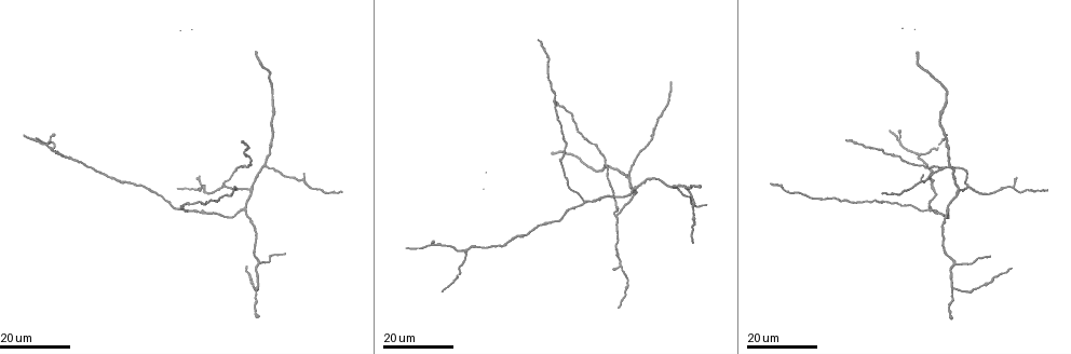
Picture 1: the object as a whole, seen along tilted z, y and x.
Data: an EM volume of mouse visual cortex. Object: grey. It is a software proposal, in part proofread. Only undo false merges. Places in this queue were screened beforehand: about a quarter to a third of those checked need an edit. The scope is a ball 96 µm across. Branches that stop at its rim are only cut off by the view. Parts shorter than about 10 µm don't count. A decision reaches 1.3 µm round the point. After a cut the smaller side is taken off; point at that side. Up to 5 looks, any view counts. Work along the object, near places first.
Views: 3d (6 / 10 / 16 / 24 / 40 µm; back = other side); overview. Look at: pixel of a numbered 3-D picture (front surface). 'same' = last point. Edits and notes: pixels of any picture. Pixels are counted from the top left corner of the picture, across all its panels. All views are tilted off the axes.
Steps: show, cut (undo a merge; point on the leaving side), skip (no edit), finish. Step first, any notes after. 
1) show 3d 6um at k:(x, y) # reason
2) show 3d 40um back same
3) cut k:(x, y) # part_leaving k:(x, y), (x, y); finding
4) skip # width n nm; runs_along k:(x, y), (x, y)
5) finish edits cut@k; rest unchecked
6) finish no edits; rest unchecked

show 3d 16um at 1:(948, 205) # thick turns thin

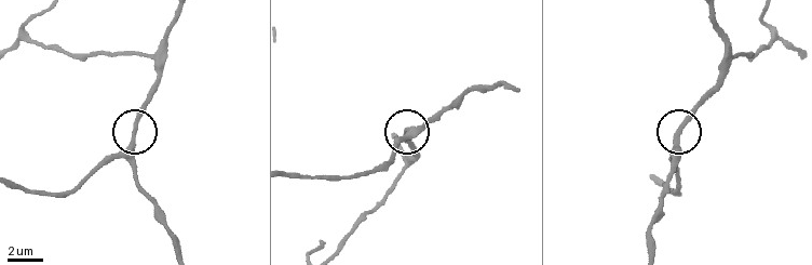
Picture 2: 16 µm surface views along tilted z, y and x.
show 3d 10um at 2:(680, 134)

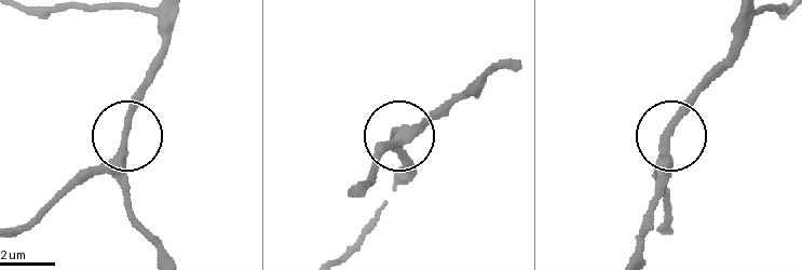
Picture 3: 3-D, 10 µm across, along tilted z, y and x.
skip # runs_along 3:(97, 165), (118, 147), (155, 71); all the same neuron

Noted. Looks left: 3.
show 3d 16um at 1:(250, 188) # three-way junction

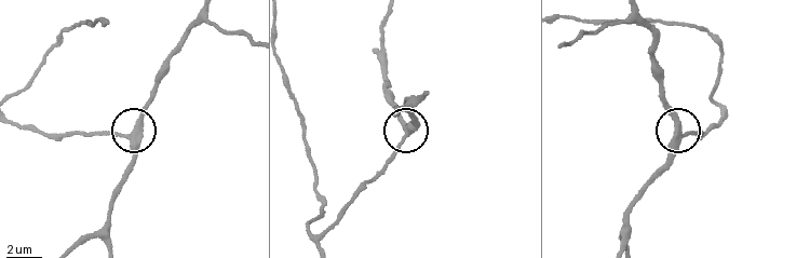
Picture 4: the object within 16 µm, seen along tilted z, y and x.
show 3d 6um at 4:(133, 137)

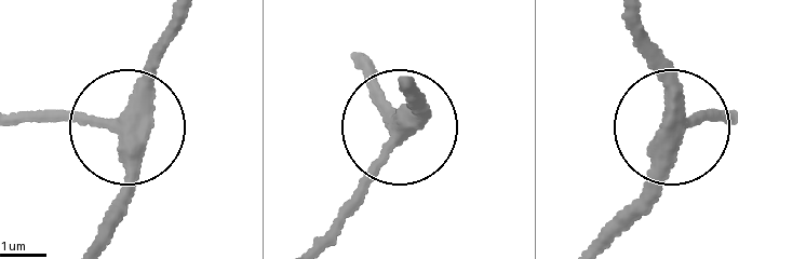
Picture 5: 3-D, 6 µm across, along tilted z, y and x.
skip # arms 3; continuous, no second neuron

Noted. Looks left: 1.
finish no edits; rest unchecked

